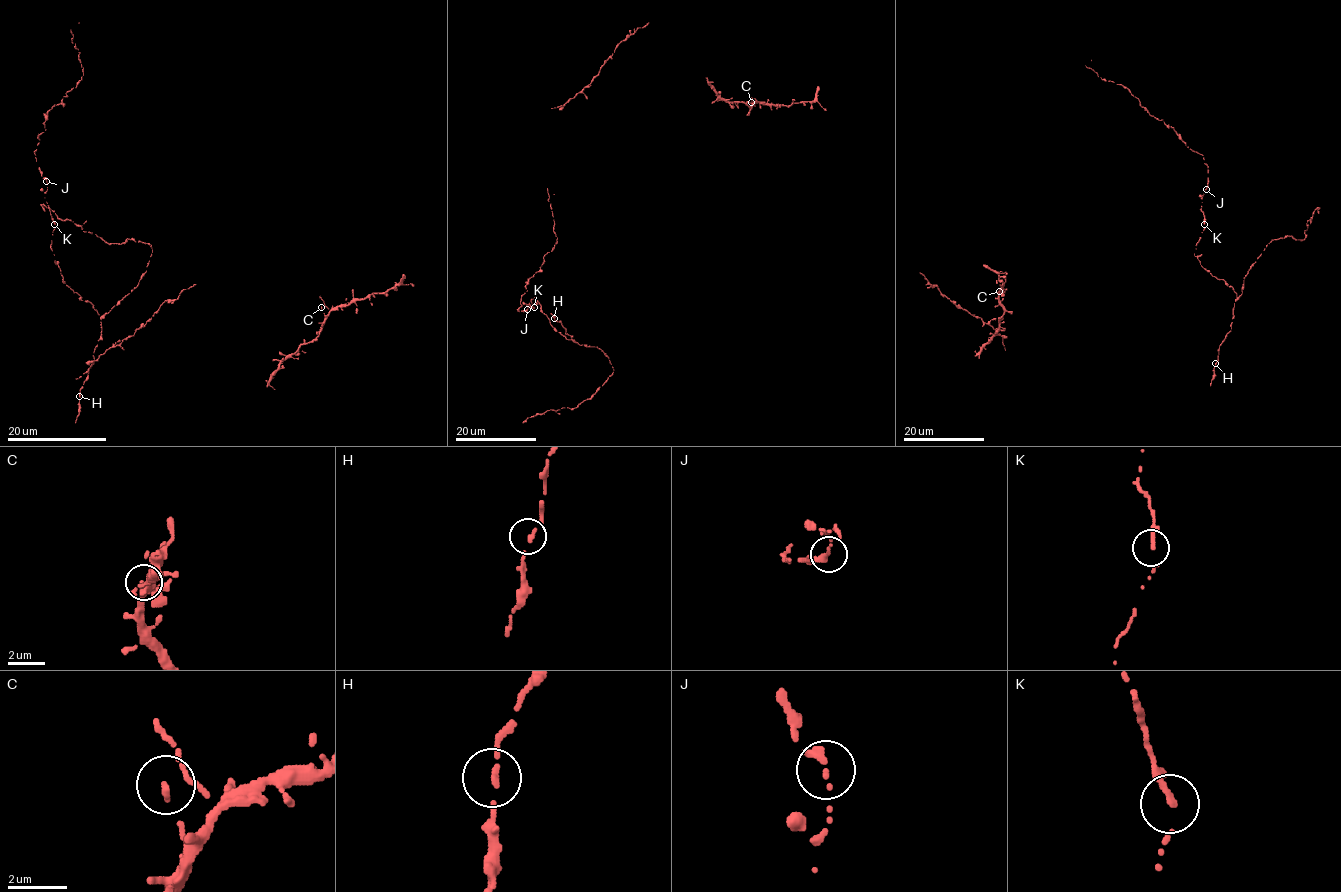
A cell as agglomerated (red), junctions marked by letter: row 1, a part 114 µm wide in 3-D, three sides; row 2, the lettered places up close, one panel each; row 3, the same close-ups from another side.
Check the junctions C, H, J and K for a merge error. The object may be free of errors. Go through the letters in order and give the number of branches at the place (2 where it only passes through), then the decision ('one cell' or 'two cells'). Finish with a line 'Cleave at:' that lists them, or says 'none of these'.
C: 2 | one cell
H: 2 | one cell
J: 2 | one cell
K: 2 | one cell
Cleave at: none of these

